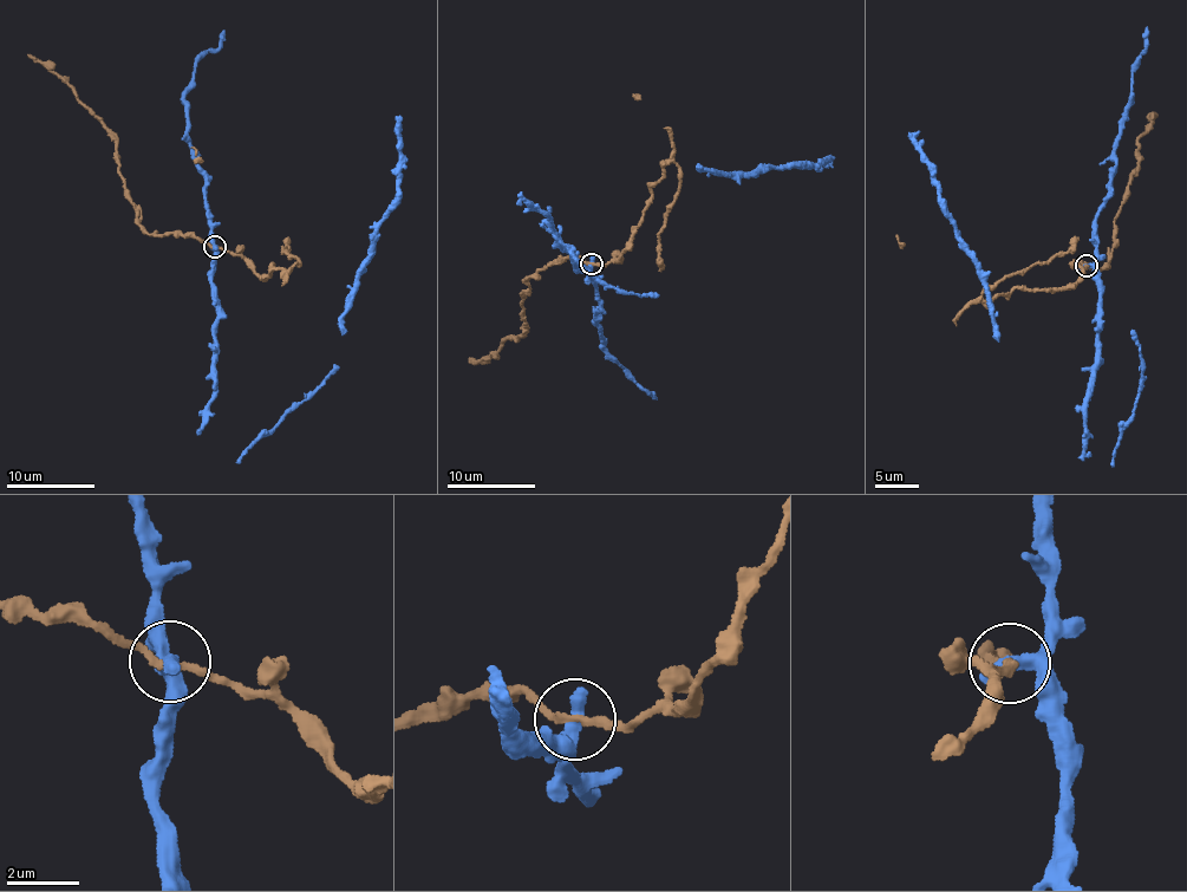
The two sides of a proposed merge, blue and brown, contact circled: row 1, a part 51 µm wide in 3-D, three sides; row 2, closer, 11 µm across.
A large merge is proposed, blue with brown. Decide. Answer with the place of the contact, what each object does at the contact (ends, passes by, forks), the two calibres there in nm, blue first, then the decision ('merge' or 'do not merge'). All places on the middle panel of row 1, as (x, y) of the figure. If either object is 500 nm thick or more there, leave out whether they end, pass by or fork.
(592, 264) | blue passes by | brown passes by | 360/200 nm | merge

